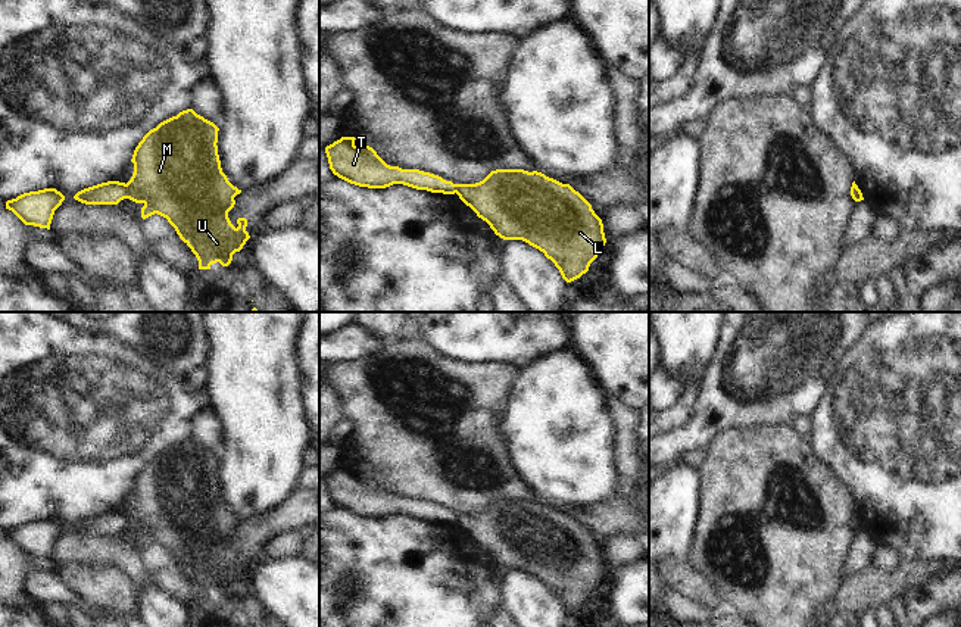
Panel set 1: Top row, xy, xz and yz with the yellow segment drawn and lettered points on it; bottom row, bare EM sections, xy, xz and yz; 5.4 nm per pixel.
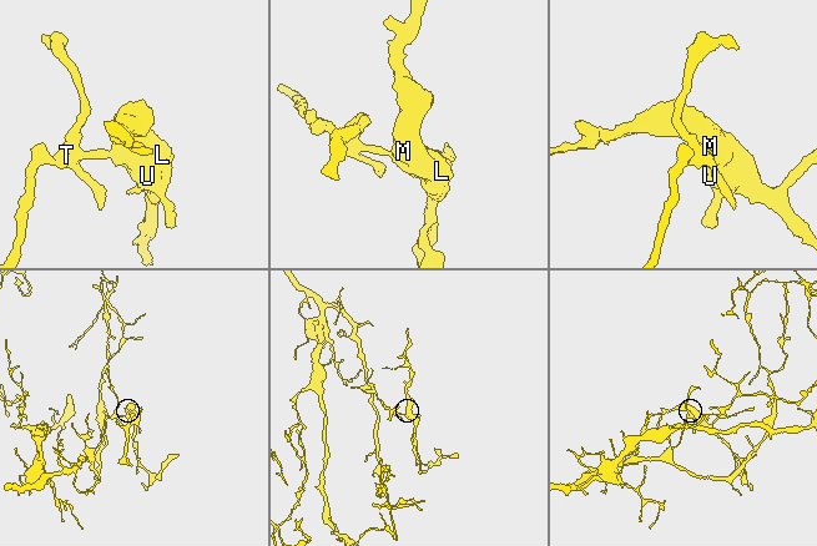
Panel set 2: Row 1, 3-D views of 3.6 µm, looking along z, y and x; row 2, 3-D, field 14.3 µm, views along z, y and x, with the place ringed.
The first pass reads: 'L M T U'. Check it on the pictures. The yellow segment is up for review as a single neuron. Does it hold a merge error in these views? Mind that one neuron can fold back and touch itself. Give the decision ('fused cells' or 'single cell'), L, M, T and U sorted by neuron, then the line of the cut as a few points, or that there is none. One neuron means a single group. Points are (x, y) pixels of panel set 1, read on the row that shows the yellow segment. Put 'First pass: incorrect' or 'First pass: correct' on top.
First pass: incorrect
fused cells; groups L M U / T; cut xy (125, 184), (127, 197)

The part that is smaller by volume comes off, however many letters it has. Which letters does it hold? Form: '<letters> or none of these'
L, M, U

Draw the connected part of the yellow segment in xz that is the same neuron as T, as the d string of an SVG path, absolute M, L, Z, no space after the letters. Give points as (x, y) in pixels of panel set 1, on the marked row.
M341 137L325 147L330 169L338 178L368 188L386 188L403 184L431 193L455 194L456 184L419 169L402 169L387 165L369 146L356 146L355 137Z

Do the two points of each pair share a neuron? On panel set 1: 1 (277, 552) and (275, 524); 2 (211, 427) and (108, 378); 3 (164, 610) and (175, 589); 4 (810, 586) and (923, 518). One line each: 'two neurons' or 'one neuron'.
1: two neurons
2: two neurons
3: two neurons
4: two neurons

